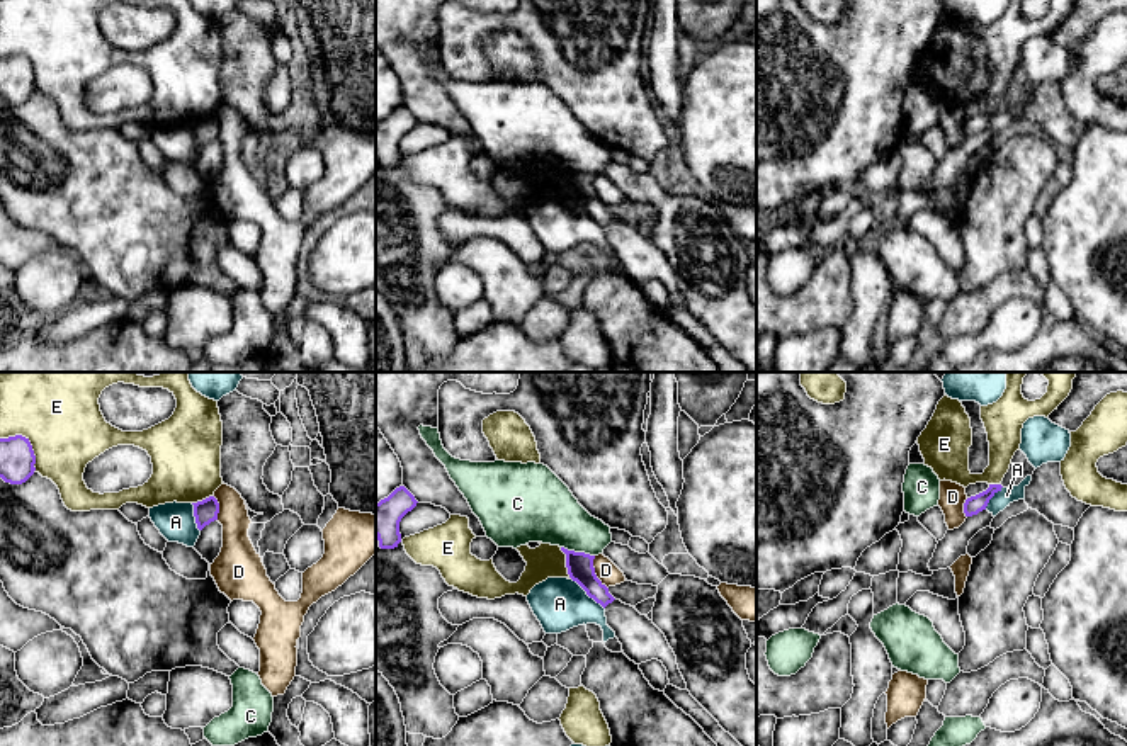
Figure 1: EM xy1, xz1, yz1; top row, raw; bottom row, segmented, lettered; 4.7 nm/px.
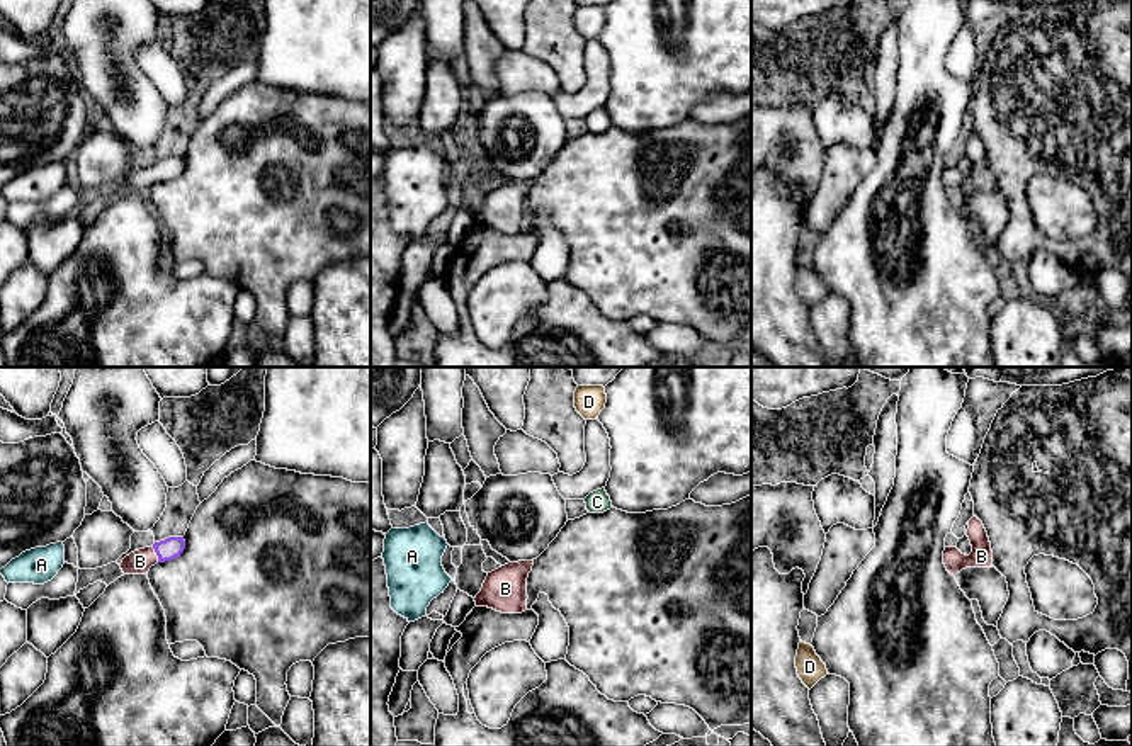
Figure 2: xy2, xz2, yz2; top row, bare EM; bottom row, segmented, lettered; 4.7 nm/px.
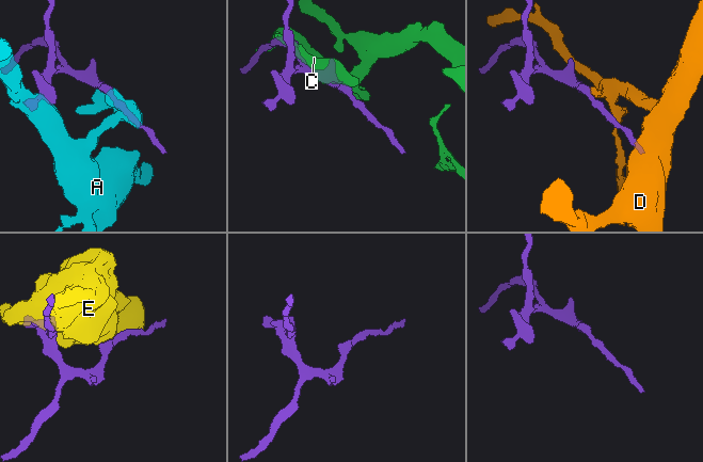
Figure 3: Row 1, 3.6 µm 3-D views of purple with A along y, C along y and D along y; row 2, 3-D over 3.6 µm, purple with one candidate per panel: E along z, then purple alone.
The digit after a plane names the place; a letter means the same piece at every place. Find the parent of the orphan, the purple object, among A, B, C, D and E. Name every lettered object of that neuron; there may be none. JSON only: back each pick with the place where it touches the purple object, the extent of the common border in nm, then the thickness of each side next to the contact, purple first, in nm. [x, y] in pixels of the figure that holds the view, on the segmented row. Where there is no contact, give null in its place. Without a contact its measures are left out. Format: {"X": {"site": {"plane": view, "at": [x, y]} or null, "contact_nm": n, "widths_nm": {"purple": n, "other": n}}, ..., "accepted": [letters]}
{"B": {"site": {"plane": "xy2", "at": [157, 554]}, "contact_nm": 80, "widths_nm": {"purple": 100, "other": 110}}, "accepted": ["B"]}

